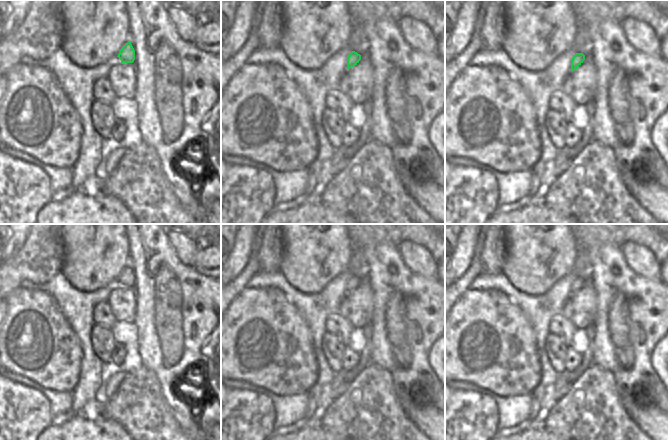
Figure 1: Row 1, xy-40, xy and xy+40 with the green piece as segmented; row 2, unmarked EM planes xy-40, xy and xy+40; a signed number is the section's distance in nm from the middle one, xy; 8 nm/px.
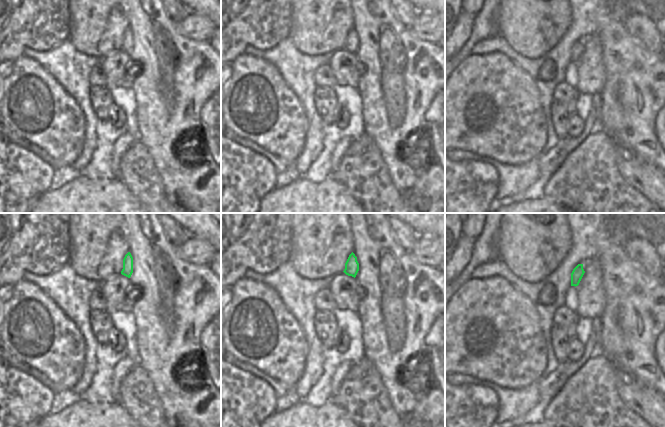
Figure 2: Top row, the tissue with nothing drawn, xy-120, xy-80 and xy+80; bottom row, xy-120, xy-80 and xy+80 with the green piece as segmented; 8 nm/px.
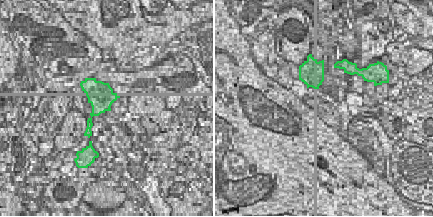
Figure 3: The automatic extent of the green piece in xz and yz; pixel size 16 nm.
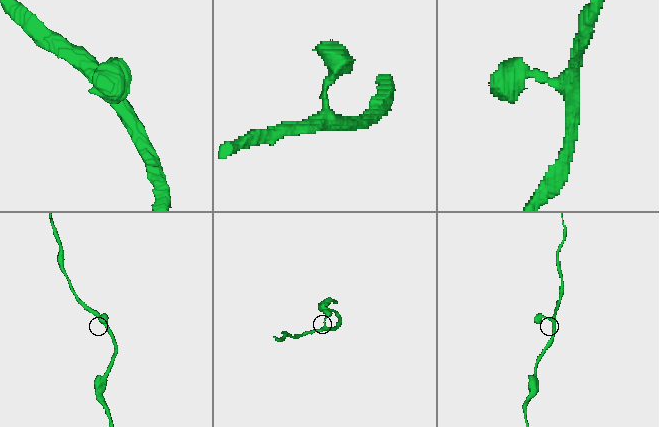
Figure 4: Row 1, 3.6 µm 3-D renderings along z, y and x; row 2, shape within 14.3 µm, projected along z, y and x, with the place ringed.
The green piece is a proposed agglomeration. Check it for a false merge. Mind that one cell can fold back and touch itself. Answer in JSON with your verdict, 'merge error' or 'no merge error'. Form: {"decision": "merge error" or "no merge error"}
{"decision": "no merge error"}

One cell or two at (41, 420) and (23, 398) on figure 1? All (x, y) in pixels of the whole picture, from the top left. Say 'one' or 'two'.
one

